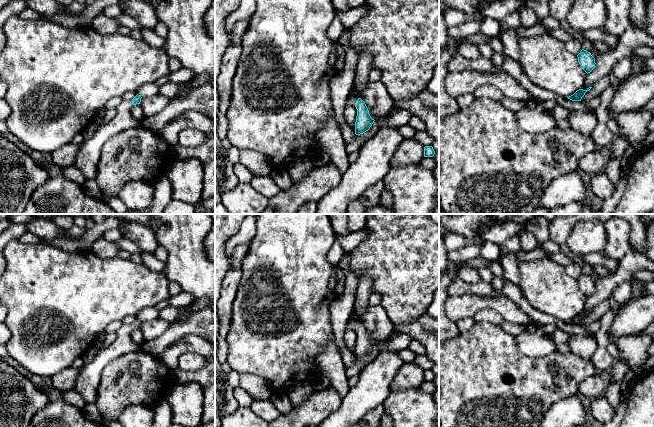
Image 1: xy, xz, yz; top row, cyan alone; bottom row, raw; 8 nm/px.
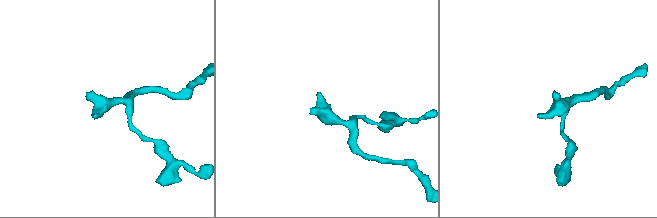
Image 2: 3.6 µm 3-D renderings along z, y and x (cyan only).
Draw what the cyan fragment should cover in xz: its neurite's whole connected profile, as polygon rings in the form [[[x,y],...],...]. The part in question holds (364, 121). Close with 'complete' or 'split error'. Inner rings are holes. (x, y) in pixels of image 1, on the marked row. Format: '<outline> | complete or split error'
[[[352,91],[347,99],[347,104],[352,104],[357,109],[355,134],[360,135],[368,131],[375,120],[371,118],[365,102],[361,98],[355,96]]] | split error

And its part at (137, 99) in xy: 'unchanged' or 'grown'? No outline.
grown

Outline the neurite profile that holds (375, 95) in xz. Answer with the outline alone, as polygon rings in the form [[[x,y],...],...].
[[[381,80],[367,82],[360,94],[372,119],[377,120],[387,115],[393,108],[394,100],[390,97],[386,86]]]

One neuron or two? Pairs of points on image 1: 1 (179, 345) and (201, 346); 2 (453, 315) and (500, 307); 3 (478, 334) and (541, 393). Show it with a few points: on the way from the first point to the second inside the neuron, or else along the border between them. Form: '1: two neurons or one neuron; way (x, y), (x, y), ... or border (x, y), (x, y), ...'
1: one neuron; way (184, 345), (196, 345)
2: one neuron; way (465, 305), (488, 303)
3: one neuron; way (494, 350), (520, 376), (525, 377)

